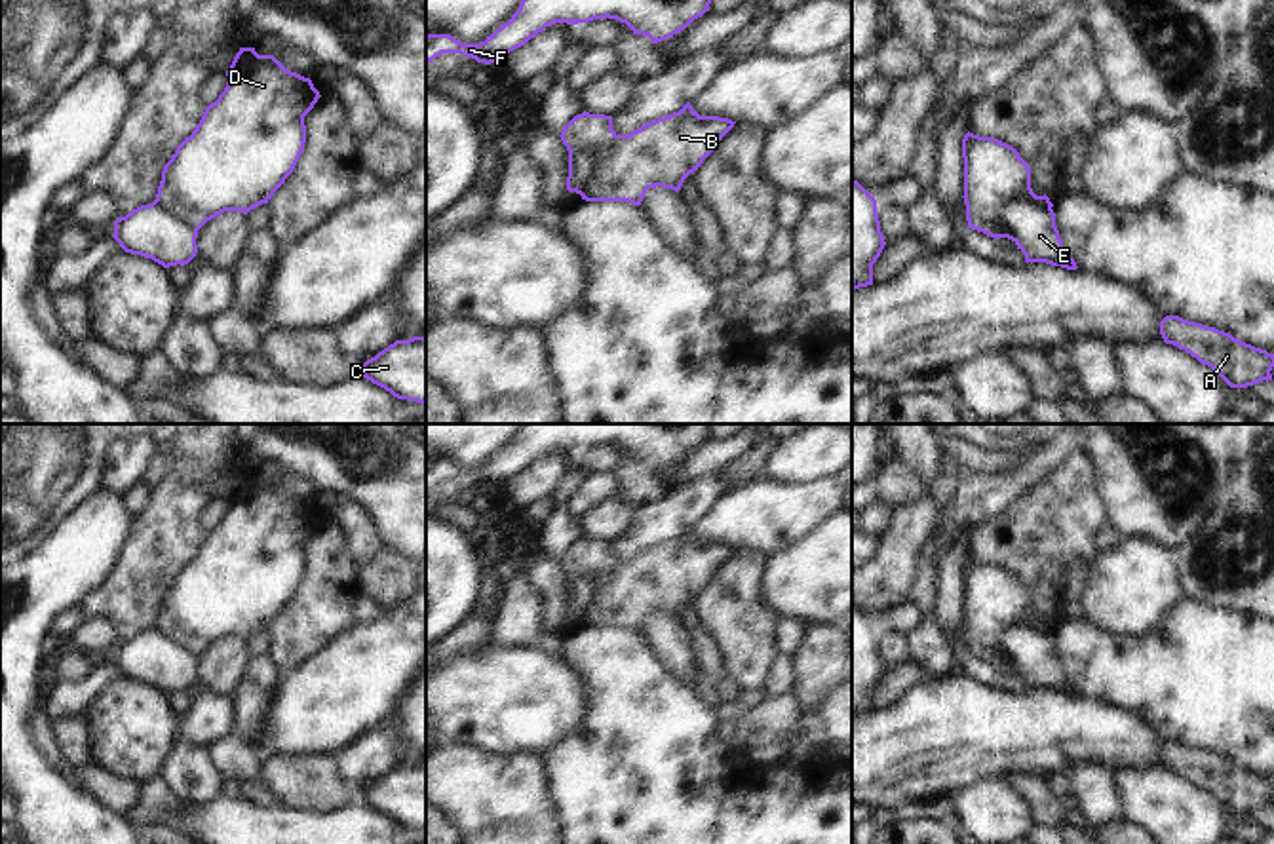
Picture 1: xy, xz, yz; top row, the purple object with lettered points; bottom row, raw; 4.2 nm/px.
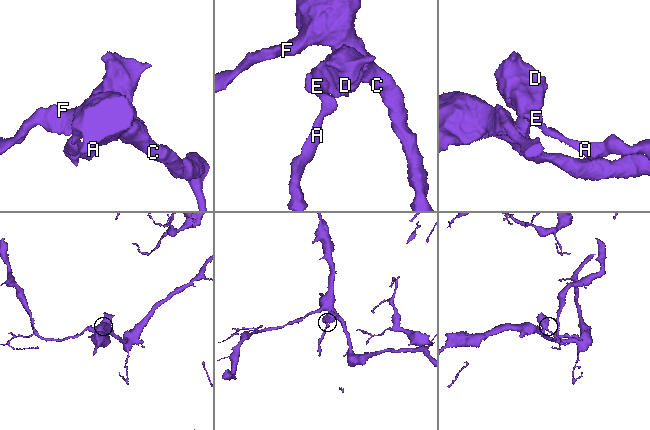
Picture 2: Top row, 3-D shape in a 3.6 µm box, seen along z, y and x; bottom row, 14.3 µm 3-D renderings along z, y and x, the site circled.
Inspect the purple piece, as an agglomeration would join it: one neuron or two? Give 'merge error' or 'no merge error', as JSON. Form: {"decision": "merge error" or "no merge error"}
{"decision": "merge error"}

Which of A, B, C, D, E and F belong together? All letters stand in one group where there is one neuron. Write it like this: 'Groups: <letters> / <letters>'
Groups: A E / B C D F.

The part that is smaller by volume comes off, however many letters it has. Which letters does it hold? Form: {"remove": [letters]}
{"remove": ["A", "E"]}

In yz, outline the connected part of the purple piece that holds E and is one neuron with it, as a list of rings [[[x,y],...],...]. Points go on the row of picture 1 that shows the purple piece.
[[[1010,201],[1002,209],[1000,236],[1012,240],[1025,262],[1046,262],[1076,270],[1074,259],[1063,249],[1052,207],[1031,201]]]

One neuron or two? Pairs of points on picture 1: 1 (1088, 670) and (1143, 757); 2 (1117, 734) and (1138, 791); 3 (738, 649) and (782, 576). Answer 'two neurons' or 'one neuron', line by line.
1: two neurons
2: two neurons
3: two neurons

